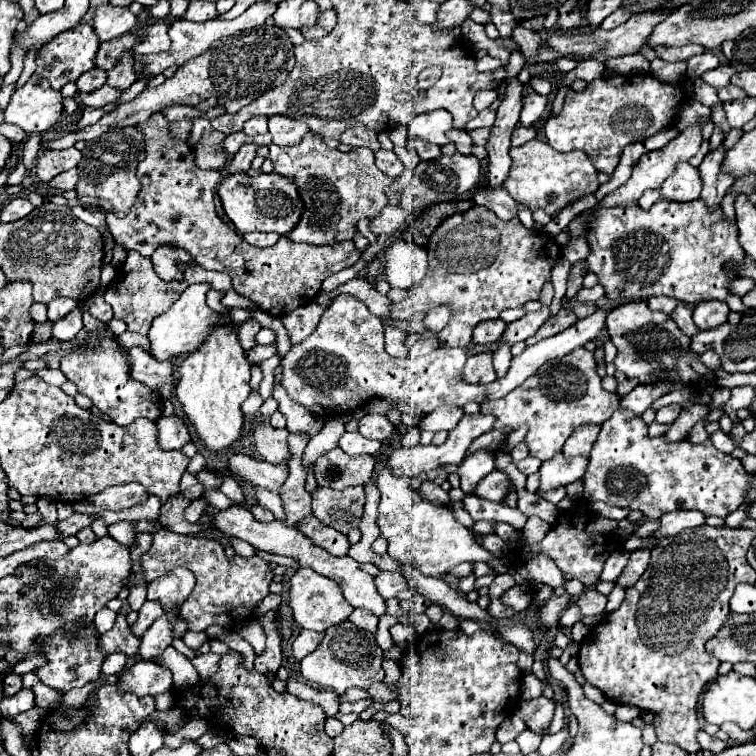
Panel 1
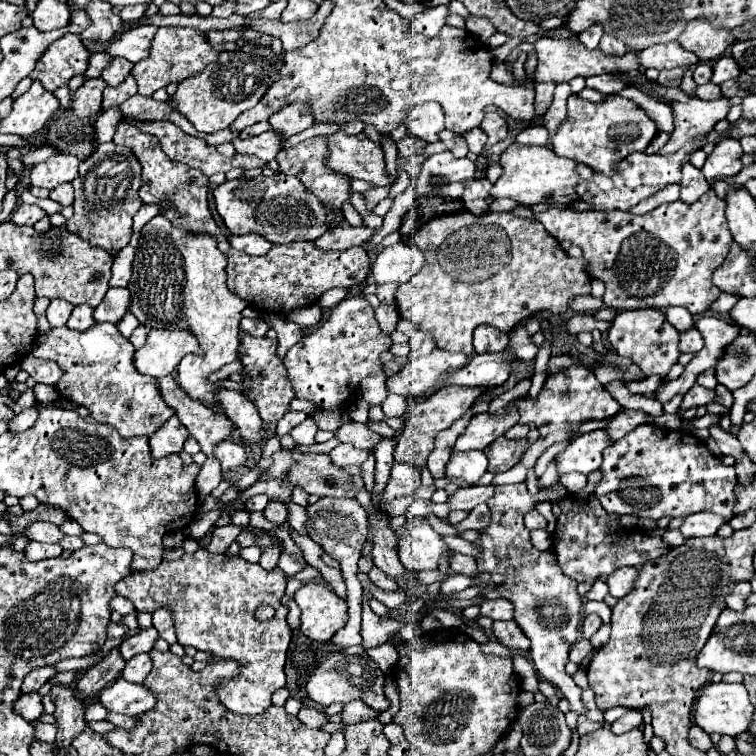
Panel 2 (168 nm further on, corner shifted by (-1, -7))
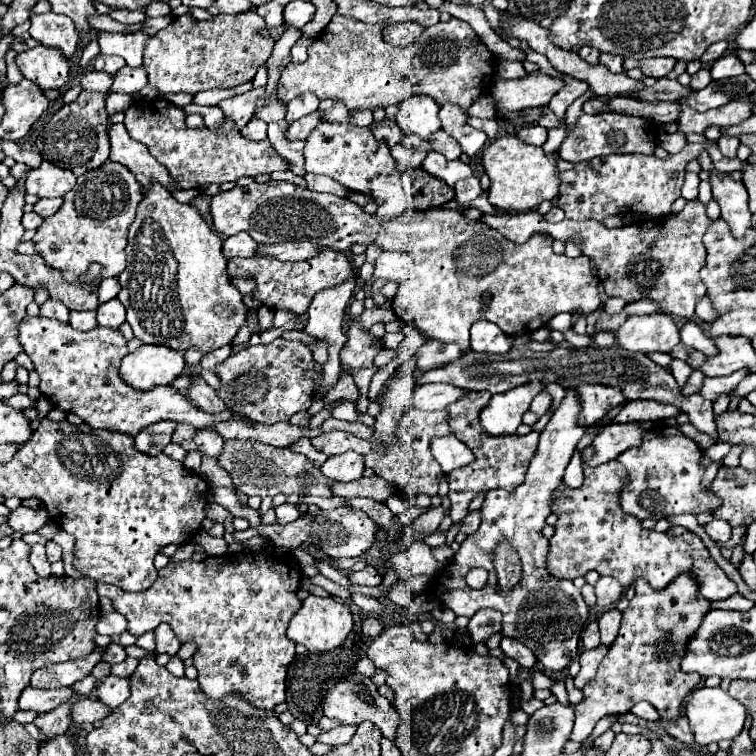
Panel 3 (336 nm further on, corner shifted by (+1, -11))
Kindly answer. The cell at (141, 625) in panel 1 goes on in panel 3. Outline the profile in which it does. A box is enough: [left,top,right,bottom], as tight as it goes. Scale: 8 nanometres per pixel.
[112,657,138,677]

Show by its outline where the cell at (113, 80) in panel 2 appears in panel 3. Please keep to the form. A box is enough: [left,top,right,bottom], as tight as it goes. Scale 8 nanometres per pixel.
[94,55,126,75]

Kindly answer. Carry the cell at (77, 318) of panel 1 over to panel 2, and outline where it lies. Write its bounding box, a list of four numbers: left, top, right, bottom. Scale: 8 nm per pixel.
[68,305,94,331]

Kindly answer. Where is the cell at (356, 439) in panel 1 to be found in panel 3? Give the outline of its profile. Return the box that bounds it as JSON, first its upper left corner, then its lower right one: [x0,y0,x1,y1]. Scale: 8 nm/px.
[320,451,364,481]

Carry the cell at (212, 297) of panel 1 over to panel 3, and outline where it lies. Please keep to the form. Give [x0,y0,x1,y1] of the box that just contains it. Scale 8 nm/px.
[118,181,248,367]

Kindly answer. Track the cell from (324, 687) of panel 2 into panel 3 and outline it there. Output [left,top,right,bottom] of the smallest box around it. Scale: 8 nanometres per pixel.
[324,677,398,739]

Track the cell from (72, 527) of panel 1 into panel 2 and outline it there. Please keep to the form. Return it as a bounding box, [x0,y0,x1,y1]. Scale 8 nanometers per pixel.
[24,523,64,543]

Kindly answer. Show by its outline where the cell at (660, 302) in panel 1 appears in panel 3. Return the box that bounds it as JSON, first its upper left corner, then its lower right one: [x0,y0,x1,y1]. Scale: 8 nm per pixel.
[680,323,716,357]

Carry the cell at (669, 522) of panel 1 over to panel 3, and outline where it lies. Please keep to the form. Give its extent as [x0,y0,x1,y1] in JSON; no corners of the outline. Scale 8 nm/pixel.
[704,519,732,543]

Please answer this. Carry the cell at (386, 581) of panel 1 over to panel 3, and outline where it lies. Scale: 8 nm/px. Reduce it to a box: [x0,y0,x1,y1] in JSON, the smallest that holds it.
[348,565,382,587]

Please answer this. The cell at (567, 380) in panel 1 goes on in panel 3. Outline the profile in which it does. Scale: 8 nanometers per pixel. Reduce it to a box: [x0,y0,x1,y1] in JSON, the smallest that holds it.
[576,383,624,425]

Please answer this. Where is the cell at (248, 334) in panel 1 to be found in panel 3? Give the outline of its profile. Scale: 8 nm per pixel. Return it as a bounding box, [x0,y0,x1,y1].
[216,339,322,425]

